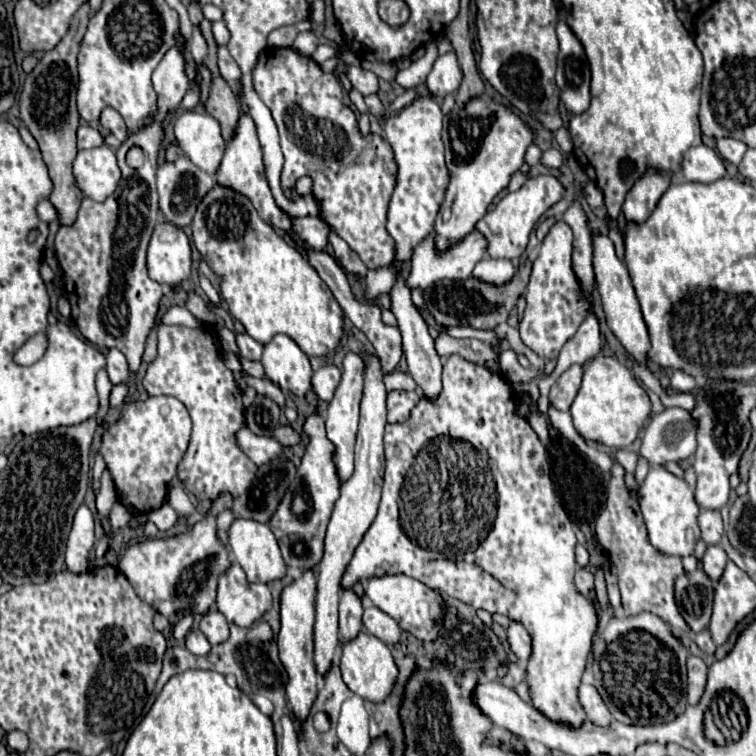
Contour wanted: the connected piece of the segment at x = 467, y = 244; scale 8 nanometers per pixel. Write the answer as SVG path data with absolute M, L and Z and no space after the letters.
M432 230L412 252L410 258L410 272L406 276L406 284L408 288L428 288L430 284L434 284L436 280L442 278L450 278L450 280L466 280L468 276L472 276L472 268L476 266L476 262L480 262L486 256L486 240L480 232L470 232L460 244L452 244L452 248L448 248L448 252L436 252L436 244L432 244L432 240L436 240L436 232Z

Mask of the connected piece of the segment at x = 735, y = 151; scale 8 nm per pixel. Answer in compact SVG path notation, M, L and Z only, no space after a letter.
M720 138L718 140L718 152L730 164L740 164L746 150L748 150L748 146L736 138Z

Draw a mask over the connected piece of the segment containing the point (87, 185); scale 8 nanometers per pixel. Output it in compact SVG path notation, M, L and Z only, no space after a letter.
M110 146L78 150L74 160L74 176L84 196L104 202L116 190L120 180L116 154Z

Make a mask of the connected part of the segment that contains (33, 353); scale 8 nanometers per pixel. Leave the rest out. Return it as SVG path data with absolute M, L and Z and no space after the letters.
M40 332L40 334L32 336L32 338L14 354L14 360L16 360L18 364L22 364L22 366L30 366L30 364L34 364L36 360L42 358L44 350L46 350L46 334Z

